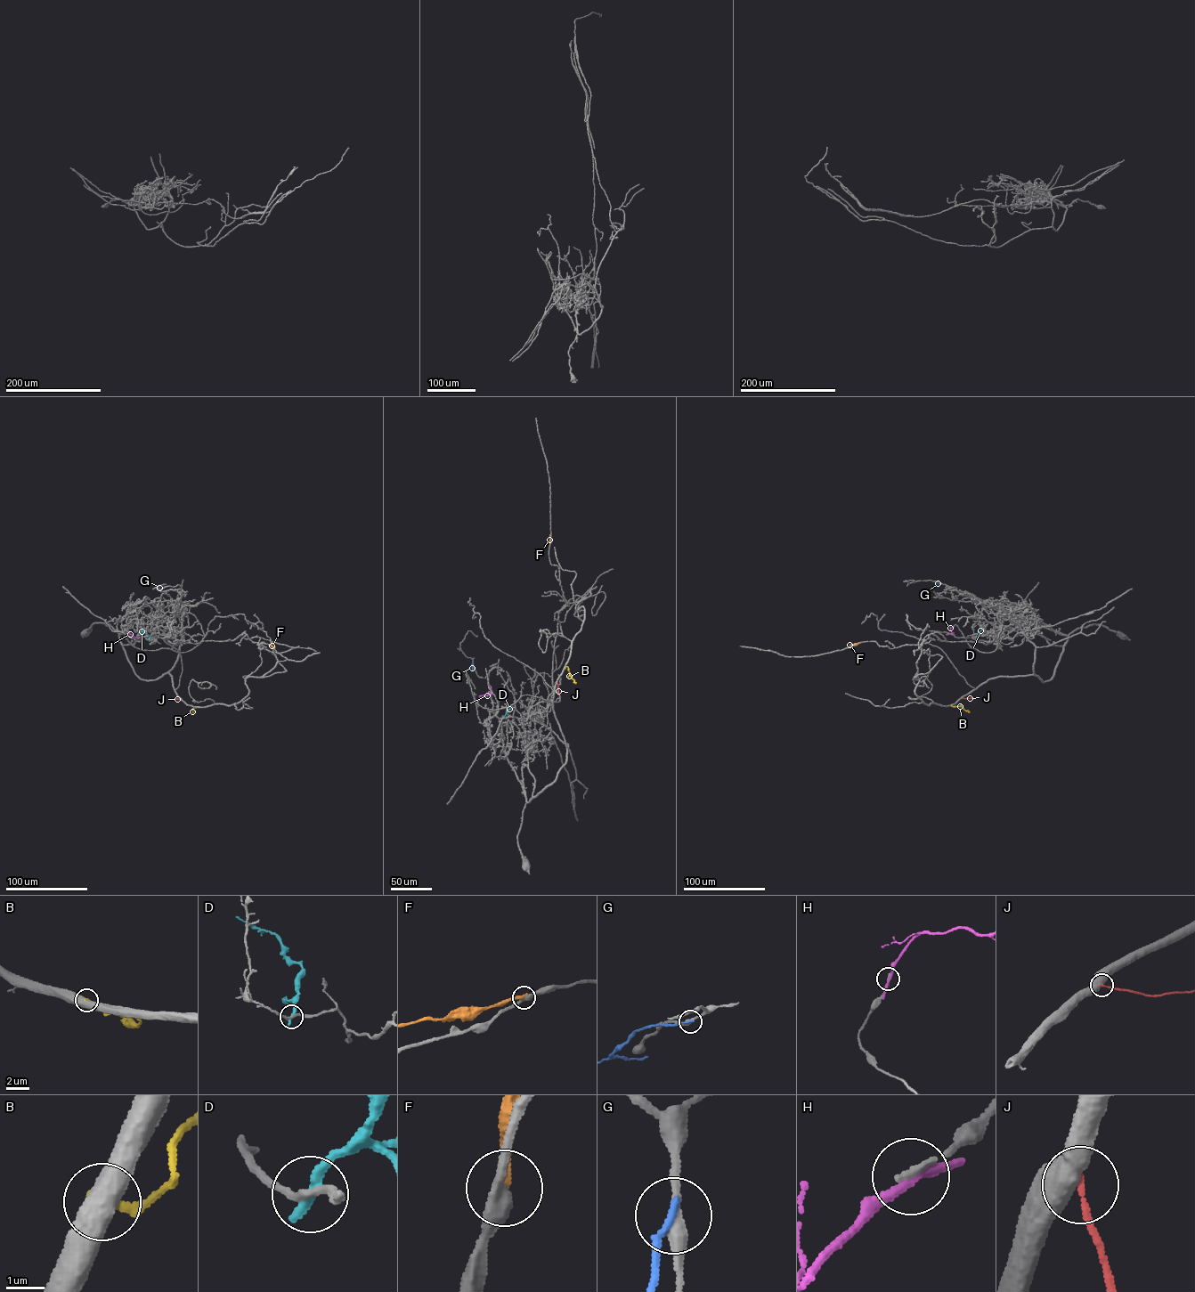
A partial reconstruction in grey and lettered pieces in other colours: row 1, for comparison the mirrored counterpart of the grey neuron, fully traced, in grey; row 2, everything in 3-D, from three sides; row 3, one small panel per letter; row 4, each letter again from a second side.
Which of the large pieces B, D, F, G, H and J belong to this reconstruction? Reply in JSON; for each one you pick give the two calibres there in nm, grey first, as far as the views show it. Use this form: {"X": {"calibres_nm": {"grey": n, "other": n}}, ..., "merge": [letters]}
{"merge": []}

